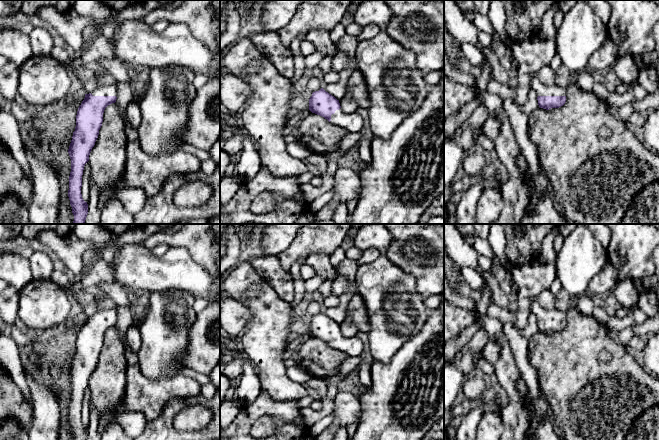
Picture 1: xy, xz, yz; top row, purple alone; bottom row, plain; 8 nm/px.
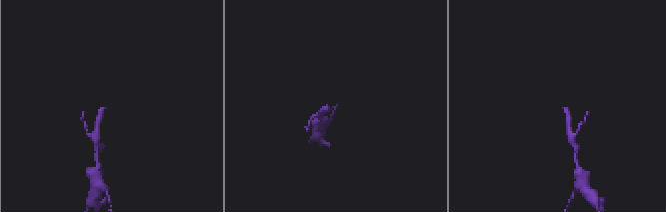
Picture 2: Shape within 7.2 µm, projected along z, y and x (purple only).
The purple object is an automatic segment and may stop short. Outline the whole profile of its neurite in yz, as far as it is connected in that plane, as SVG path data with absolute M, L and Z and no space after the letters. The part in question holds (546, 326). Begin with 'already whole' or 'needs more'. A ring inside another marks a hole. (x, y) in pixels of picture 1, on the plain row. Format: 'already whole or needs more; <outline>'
needs more; M537 299L531 302L531 313L537 318L538 329L540 332L549 334L559 332L566 326L566 311L558 309L545 310Z

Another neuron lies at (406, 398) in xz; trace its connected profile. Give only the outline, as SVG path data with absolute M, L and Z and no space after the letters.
M437 309L430 310L420 331L405 342L389 363L373 361L372 384L360 397L362 415L350 440L422 440L444 416L444 322Z

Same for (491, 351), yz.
M488 341L484 346L481 355L490 364L494 364L500 355L501 346L498 343Z

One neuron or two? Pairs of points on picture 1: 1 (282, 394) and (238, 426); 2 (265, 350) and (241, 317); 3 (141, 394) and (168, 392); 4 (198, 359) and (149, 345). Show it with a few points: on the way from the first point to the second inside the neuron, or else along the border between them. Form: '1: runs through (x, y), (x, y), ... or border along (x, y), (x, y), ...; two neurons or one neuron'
1: border along (261, 389), (276, 400), (296, 400); two neurons
2: border along (237, 301), (250, 312), (244, 328); two neurons
3: runs through (148, 394), (161, 392); one neuron
4: border along (187, 331), (187, 345), (180, 356), (185, 366); two neurons

